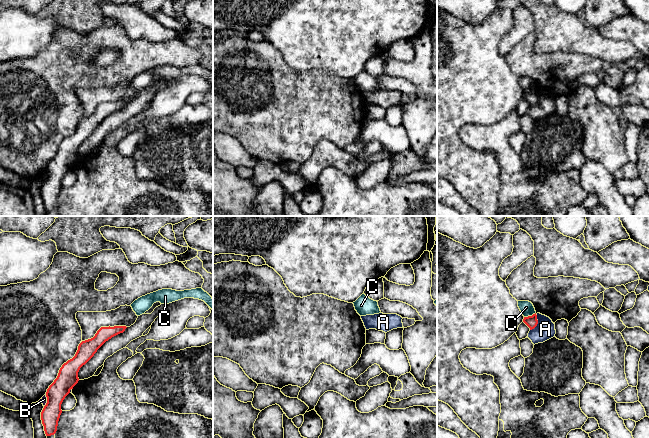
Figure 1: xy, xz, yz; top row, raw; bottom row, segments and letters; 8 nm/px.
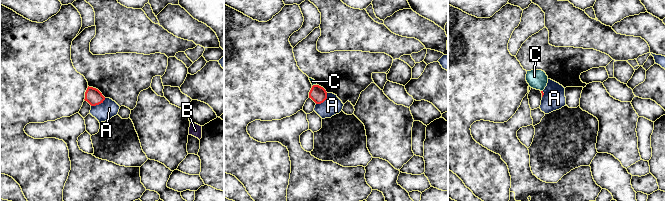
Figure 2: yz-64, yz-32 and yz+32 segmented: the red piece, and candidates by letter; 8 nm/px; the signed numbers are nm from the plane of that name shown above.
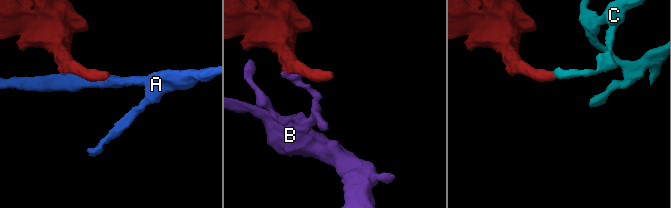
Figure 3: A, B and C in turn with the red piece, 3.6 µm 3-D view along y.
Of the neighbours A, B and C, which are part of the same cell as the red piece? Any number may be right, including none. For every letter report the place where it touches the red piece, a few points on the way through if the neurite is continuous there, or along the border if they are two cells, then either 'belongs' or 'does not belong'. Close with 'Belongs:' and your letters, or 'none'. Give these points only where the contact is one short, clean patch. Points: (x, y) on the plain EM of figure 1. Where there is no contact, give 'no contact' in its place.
A: meets red in yz at (537, 99); does not belong
B: meets red in xy at (47, 177); border along xy (46, 171), (46, 180), (44, 182); does not belong
C: meets red in yz at (529, 92); border along yz (535, 88), (524, 93); does not belong
Belongs: none

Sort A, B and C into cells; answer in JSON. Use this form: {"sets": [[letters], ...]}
{"sets": [["A"], ["B"], ["C"]]}

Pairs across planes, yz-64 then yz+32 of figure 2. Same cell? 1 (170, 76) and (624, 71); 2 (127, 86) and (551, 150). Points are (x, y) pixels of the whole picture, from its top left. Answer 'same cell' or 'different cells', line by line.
1: same cell
2: different cells

